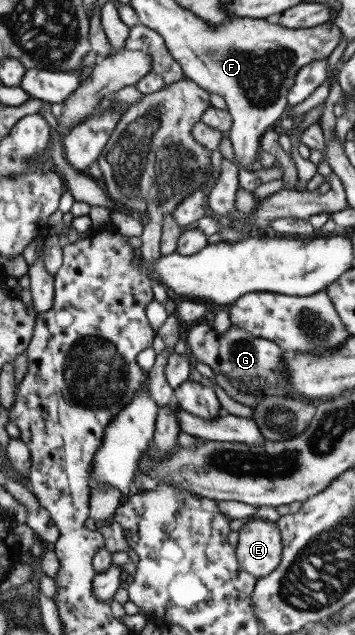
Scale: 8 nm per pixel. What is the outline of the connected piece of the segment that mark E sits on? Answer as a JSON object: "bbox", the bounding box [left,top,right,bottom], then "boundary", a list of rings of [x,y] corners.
{"bbox":[234,517,282,579],"boundary":[[[247,517],[237,534],[234,553],[239,566],[256,579],[266,577],[279,564],[282,551],[275,522]]]}

